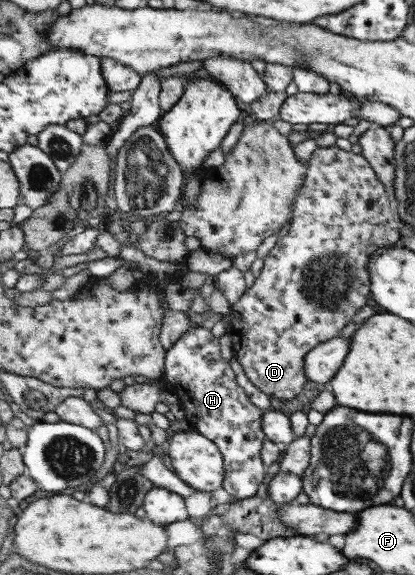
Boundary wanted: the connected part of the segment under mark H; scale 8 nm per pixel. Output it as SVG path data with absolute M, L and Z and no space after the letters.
M201 325L190 329L167 351L164 381L167 391L174 393L181 403L186 413L186 421L194 430L214 441L224 454L226 475L223 489L240 500L256 495L262 481L266 479L266 466L261 456L267 439L262 429L262 418L266 411L256 407L246 395L246 391L238 385L232 367L222 359L220 339L214 337L210 329L204 329Z

